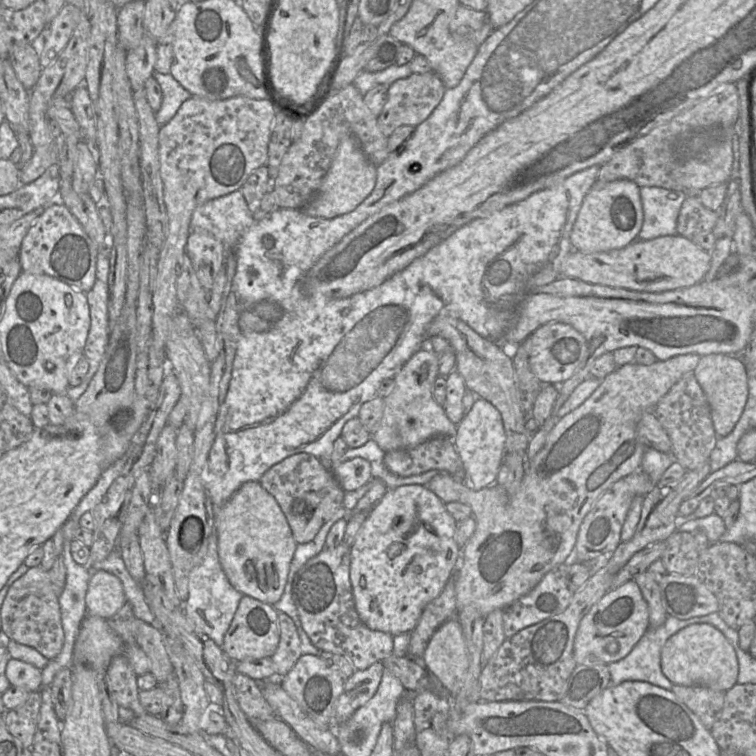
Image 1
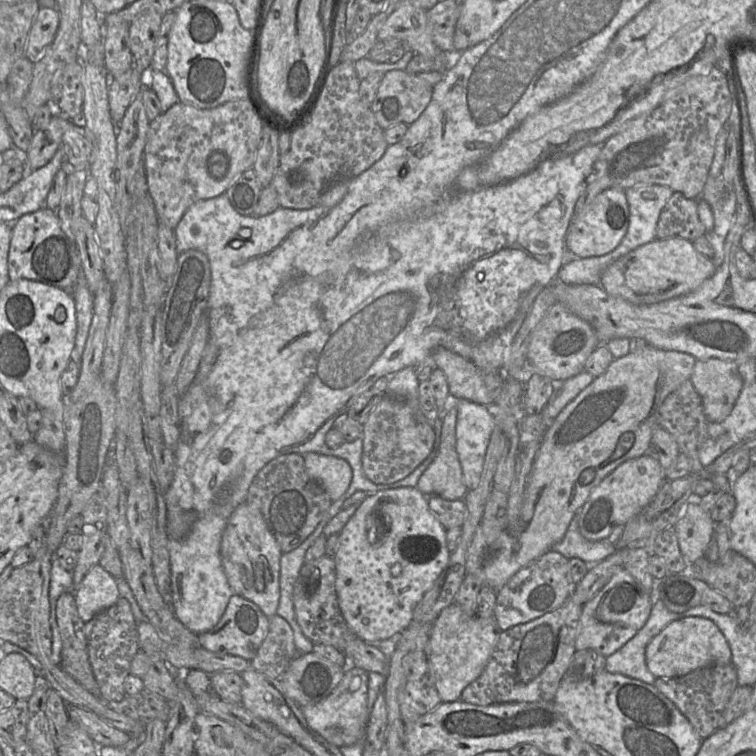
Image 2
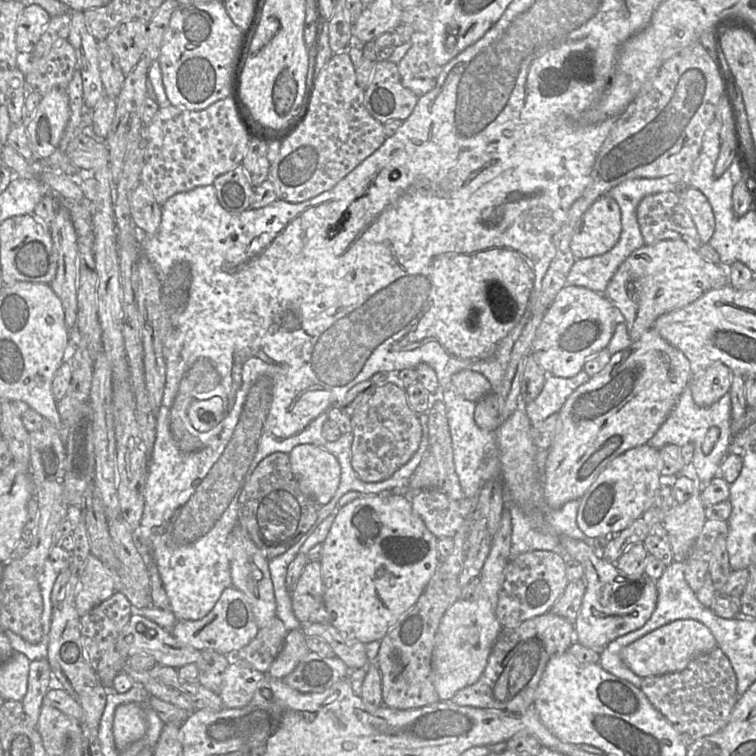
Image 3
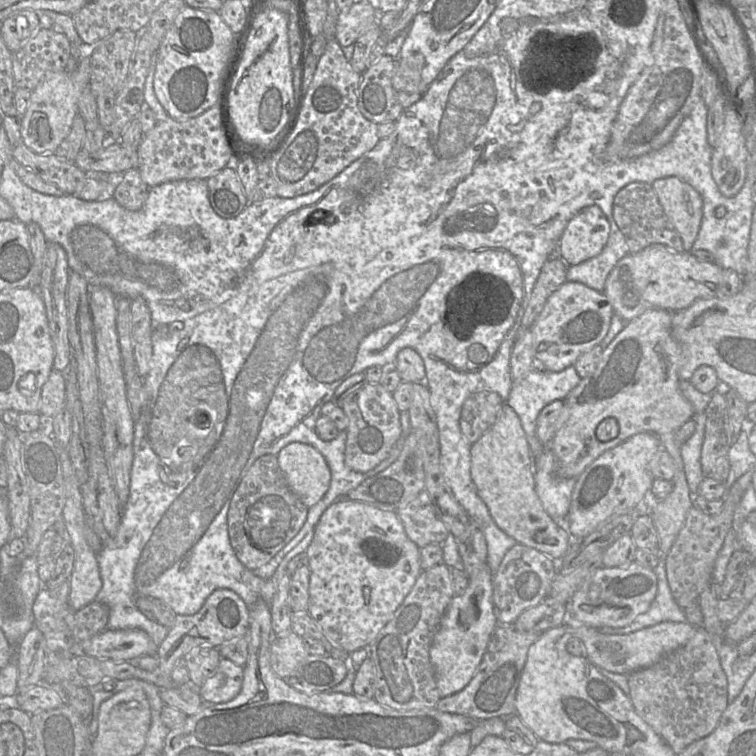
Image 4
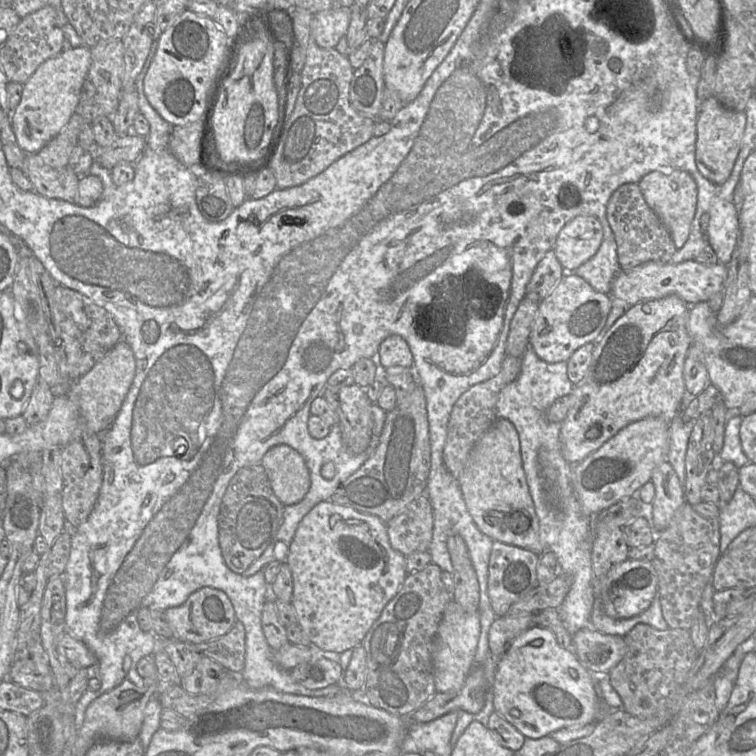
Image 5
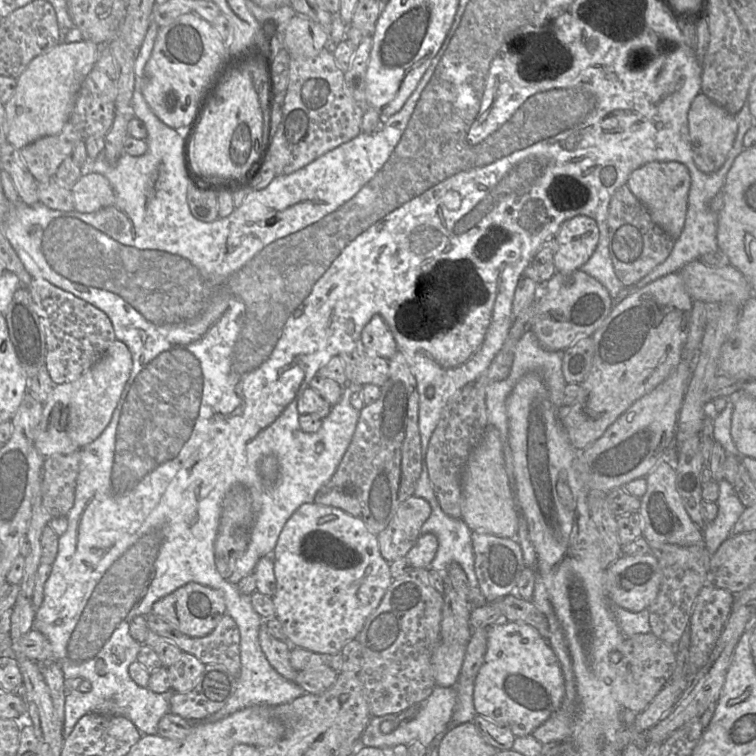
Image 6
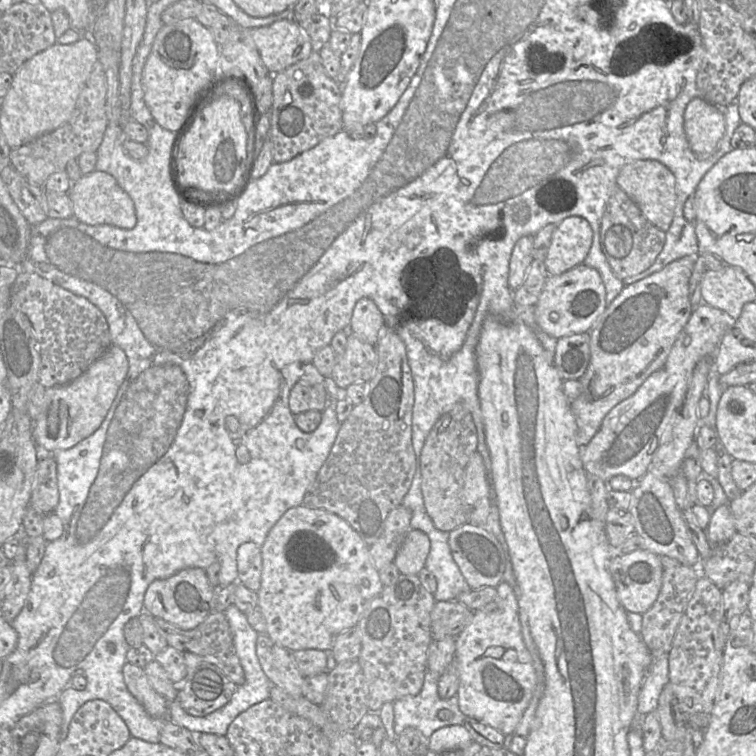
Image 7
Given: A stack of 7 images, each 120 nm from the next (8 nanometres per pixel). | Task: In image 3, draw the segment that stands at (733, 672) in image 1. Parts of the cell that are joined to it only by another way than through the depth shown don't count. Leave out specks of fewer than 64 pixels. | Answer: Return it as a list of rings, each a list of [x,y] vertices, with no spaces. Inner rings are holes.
[[[677,619],[625,646],[620,656],[629,669],[644,678],[684,670],[695,657],[715,647],[717,642],[703,623],[694,619]]]

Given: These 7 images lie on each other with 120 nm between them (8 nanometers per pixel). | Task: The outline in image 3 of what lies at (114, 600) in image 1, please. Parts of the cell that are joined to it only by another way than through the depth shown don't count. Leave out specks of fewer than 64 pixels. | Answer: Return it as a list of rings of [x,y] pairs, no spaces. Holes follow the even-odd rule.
[[[90,554],[86,560],[75,599],[79,616],[86,615],[115,592],[112,575],[98,558]]]

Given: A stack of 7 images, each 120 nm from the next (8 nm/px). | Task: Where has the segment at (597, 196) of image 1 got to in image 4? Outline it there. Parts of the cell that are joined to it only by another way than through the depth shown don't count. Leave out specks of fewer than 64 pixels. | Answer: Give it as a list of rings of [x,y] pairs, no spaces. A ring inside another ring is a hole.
[[[596,205],[584,208],[567,224],[558,243],[557,256],[568,265],[577,265],[599,255],[607,244],[610,224],[603,211]]]

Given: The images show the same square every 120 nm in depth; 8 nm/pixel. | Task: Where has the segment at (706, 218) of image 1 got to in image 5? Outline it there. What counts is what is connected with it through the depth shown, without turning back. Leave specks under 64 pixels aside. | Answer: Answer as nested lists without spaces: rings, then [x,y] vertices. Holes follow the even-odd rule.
[[[626,183],[613,192],[607,204],[607,218],[615,236],[620,270],[646,262],[668,263],[677,251],[668,229],[648,206],[637,183]]]

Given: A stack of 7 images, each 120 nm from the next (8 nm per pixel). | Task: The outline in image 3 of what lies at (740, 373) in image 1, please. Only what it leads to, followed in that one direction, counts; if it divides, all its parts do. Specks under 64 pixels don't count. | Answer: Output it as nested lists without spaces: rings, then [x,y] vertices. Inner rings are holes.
[[[716,362],[701,373],[691,376],[687,388],[698,406],[708,407],[729,391],[733,375],[727,366]]]

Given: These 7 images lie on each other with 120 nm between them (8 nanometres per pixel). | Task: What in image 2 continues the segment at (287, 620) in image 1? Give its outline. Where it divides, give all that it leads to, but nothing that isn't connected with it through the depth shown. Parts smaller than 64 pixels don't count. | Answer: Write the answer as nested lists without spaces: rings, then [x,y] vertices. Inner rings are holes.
[[[276,613],[270,617],[267,636],[256,656],[250,660],[251,668],[279,679],[297,653],[292,627]]]

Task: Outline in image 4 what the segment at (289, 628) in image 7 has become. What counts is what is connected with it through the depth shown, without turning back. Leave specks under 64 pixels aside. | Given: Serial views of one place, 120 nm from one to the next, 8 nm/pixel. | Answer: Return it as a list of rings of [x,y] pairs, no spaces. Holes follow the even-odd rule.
[[[347,498],[335,501],[324,511],[305,553],[310,569],[308,614],[332,643],[349,654],[369,646],[391,620],[422,572],[420,547],[409,539],[396,512]]]

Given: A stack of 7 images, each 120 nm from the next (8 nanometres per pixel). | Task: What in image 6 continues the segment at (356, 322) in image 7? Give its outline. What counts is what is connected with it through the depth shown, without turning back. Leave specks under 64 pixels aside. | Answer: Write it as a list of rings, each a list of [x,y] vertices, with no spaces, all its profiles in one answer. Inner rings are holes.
[[[374,315],[365,325],[360,341],[365,352],[387,360],[399,351],[392,333],[380,315]]]

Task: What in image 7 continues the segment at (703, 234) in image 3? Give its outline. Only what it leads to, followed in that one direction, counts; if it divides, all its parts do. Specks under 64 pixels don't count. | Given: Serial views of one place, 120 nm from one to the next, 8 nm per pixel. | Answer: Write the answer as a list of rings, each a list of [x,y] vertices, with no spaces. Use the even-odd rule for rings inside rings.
[[[638,160],[621,168],[616,184],[638,205],[646,219],[666,232],[674,218],[677,205],[676,180],[673,173],[655,160]]]

